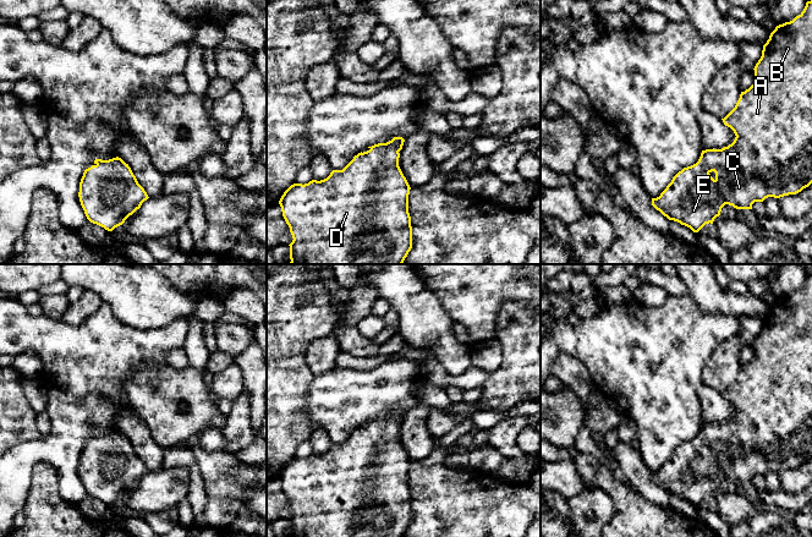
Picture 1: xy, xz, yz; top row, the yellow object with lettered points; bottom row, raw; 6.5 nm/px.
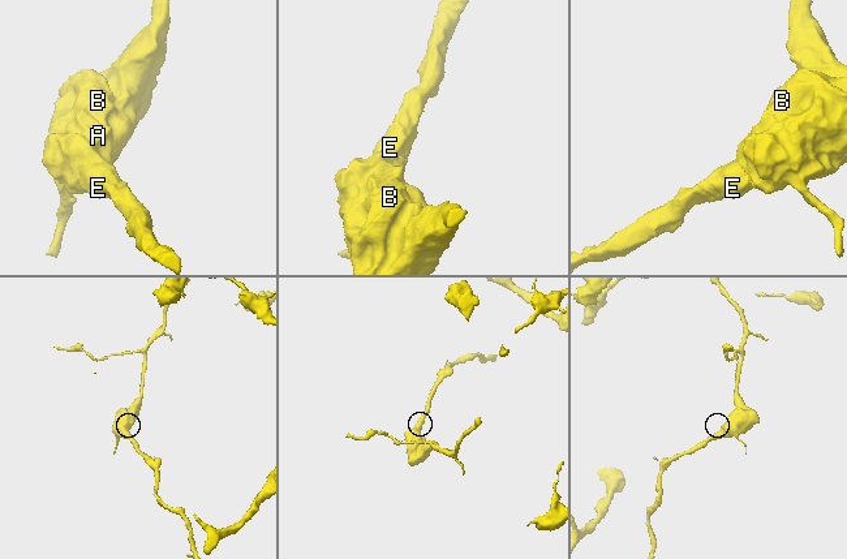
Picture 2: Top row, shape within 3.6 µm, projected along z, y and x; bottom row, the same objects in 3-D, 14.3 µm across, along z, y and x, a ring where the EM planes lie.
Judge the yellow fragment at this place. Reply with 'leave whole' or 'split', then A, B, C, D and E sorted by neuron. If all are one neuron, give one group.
leave whole; groups A B C D E

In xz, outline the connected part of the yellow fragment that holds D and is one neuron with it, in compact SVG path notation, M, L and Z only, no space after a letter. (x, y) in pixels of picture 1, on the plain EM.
M394 411L386 417L368 421L369 423L367 426L358 427L342 444L333 444L327 453L320 455L312 454L304 459L293 457L284 466L279 478L293 513L289 519L290 537L404 537L412 522L412 500L408 487L408 468L411 461L399 440L399 426L402 423L404 416L405 413L402 411Z

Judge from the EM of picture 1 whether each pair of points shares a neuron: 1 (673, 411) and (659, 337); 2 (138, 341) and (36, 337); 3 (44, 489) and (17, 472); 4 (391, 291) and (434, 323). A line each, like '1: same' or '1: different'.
1: same
2: same
3: different
4: same

